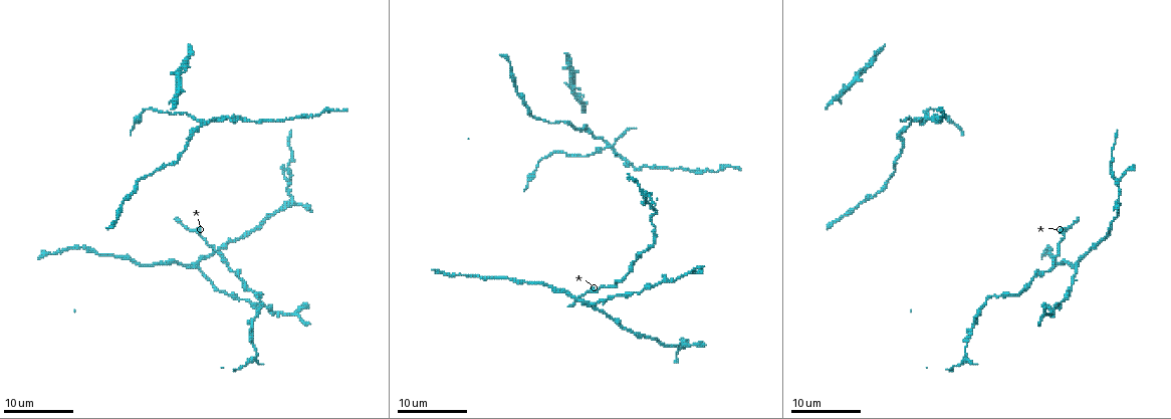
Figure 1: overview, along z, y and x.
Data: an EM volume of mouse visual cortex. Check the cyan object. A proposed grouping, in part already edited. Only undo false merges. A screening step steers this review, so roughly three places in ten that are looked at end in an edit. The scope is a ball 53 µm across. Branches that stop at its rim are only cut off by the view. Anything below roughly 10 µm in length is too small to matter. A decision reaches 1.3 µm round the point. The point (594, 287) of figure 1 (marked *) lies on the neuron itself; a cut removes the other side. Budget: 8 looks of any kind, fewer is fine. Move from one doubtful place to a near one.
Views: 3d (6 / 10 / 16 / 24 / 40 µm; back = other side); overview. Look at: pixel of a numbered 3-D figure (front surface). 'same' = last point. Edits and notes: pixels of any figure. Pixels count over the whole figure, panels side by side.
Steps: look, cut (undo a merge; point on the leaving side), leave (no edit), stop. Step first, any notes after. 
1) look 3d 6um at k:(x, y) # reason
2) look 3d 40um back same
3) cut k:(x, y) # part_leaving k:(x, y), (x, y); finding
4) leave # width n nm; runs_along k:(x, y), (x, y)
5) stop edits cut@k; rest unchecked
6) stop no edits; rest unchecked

look 3d 16um at 1:(551, 289) # thick turns thin

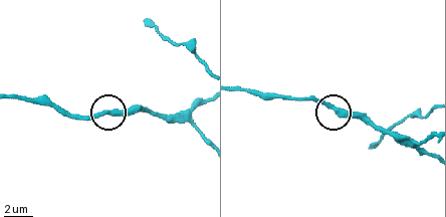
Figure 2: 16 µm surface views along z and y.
leave # all the same neuron

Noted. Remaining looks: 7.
look 3d 10um at 1:(513, 280) # sudden change in width

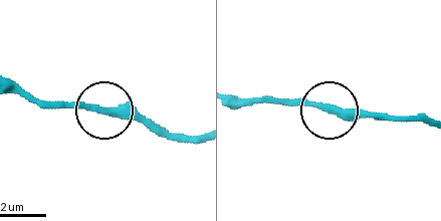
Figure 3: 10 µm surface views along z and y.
leave # one neuron here

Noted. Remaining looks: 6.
look 3d 6um at 1:(591, 302) # three arms meet

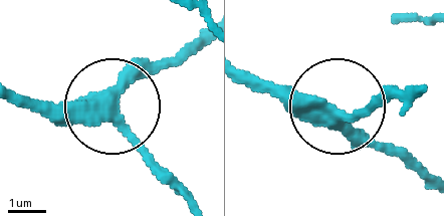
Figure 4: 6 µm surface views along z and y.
leave # arms 3; one neuron here

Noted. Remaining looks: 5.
look 3d 10um at 1:(212, 119) # four arms meet

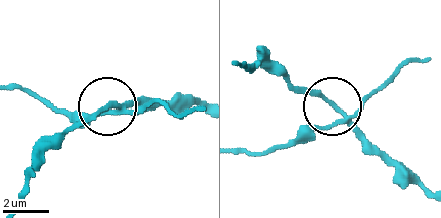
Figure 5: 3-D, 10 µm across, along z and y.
look 3d 6um at 5:(110, 104) # closer look

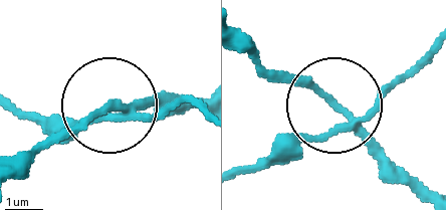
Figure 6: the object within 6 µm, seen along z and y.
cut 6:(168, 104) # width 170 nm; part_leaving 6:(349, 122), (246, 167); a second neuron is stuck on

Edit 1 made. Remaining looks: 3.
stop edits cut@6; rest unchecked

